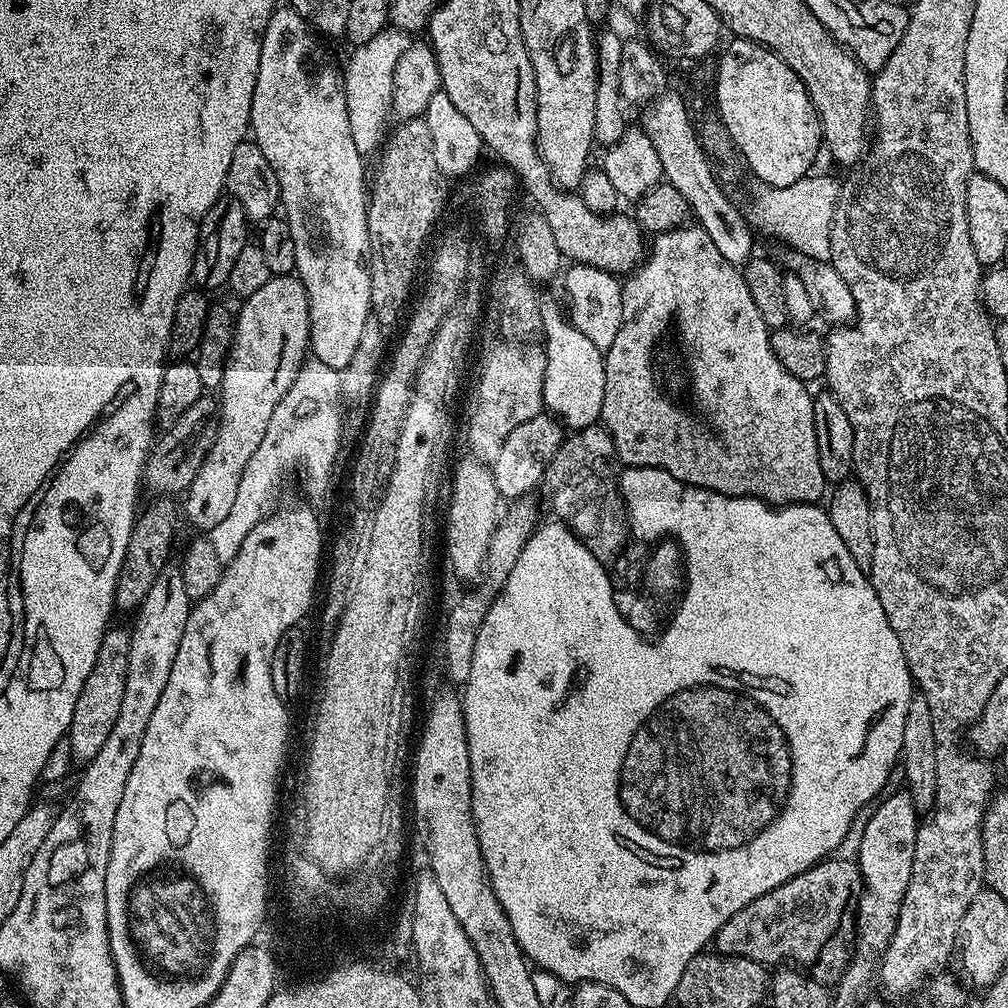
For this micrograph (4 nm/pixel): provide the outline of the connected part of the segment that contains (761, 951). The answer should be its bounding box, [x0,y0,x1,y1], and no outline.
[715,858,860,986]

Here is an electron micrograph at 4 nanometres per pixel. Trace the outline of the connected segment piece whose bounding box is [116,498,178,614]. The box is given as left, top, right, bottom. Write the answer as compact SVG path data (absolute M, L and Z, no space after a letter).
M156 498L148 509L141 511L136 518L136 525L132 527L130 534L130 546L126 550L126 558L122 570L118 574L118 582L116 583L116 608L119 611L135 613L140 607L140 603L146 598L146 594L150 594L150 586L154 586L154 578L158 578L165 571L166 565L169 563L168 555L172 552L172 539L176 536L176 512L178 516L178 504L172 498Z

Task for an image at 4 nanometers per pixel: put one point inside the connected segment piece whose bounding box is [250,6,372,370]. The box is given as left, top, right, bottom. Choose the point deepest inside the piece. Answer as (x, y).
(299, 120)

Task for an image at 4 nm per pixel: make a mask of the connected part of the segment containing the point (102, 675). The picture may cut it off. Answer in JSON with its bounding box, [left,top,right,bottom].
[66,627,132,766]

